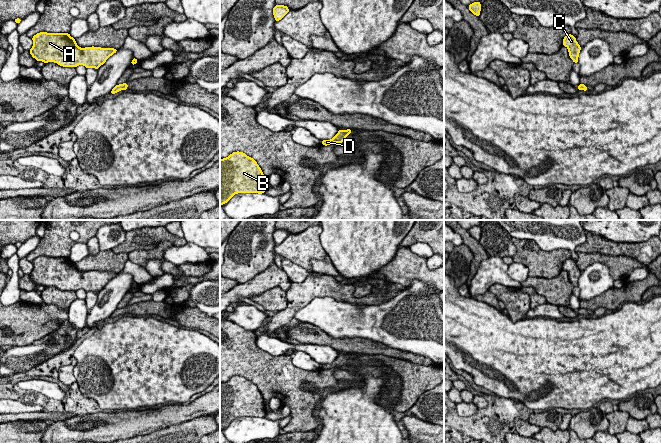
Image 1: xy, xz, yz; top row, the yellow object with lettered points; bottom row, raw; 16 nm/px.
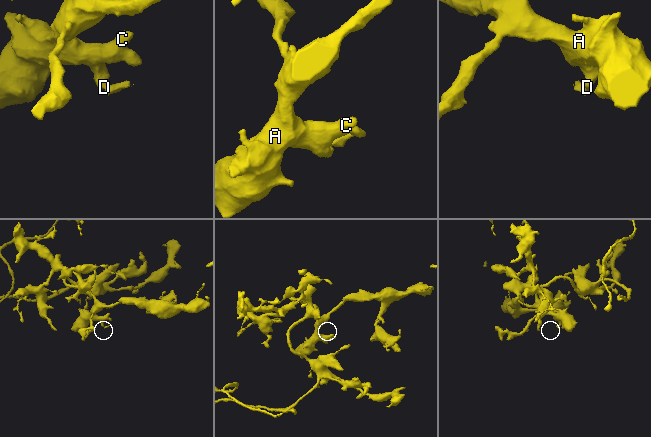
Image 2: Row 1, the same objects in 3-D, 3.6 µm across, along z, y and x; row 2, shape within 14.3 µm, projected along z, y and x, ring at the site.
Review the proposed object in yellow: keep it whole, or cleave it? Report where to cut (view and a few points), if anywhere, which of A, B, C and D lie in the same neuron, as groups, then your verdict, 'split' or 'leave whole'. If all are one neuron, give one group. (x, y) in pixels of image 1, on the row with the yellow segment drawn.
no cut; A B C D; leave whole

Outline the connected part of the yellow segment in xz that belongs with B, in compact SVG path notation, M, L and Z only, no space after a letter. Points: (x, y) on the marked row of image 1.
M243 152L220 159L220 205L238 193L265 193L264 174L257 162Z

